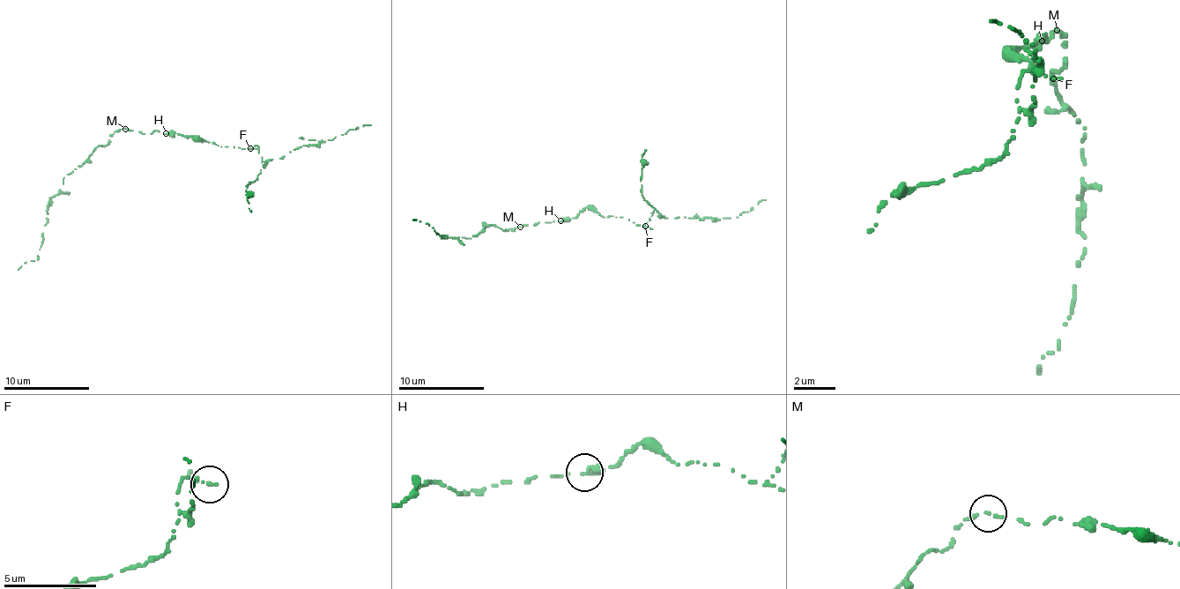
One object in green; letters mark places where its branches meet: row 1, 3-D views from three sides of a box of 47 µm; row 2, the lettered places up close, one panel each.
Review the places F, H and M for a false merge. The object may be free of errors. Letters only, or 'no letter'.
F

